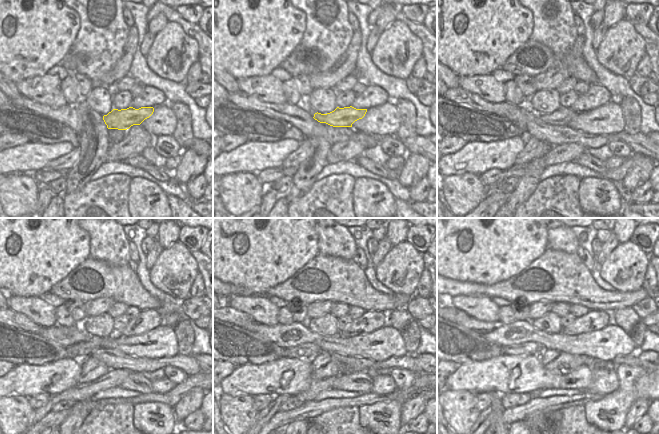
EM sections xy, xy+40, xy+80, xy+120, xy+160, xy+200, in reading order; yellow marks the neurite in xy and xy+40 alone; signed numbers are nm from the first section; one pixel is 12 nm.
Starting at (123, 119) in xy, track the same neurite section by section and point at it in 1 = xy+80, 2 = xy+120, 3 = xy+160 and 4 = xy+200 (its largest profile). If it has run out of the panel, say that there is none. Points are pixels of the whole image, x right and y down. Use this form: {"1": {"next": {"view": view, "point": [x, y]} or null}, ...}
{"1": {"next": {"view": "xy+80", "point": [561, 117]}}, "2": {"next": {"view": "xy+120", "point": [82, 349]}}, "3": {"next": {"view": "xy+160", "point": [304, 350]}}, "4": {"next": {"view": "xy+200", "point": [529, 348]}}}

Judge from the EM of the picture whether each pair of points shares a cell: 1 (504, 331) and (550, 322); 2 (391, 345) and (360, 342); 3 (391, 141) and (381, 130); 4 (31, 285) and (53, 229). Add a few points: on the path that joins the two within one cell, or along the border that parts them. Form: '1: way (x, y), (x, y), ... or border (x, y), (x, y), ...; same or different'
1: border (531, 324), (540, 330), (555, 334); different
2: way (383, 345), (368, 345); same
3: border (394, 134), (378, 137); different
4: way (39, 271), (39, 243); same

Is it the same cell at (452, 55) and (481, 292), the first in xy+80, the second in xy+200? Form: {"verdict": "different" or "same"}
{"verdict": "different"}

